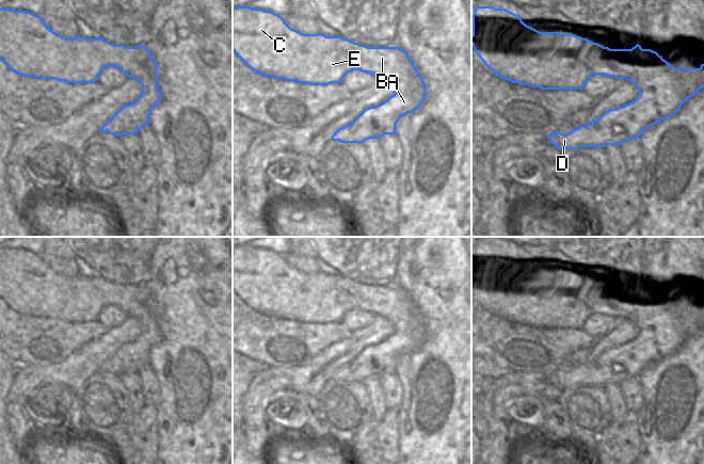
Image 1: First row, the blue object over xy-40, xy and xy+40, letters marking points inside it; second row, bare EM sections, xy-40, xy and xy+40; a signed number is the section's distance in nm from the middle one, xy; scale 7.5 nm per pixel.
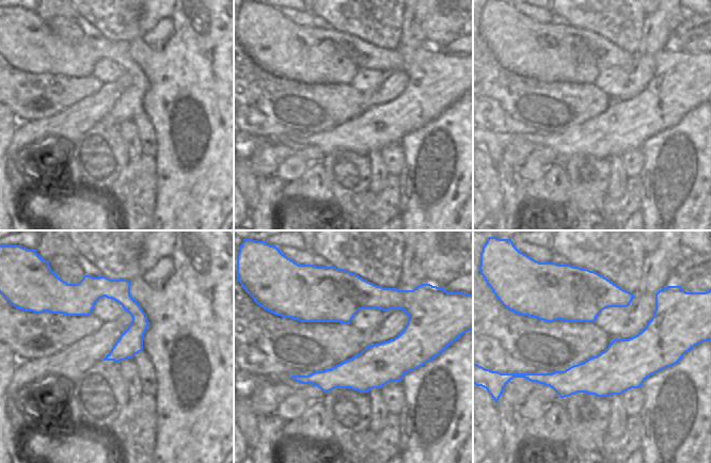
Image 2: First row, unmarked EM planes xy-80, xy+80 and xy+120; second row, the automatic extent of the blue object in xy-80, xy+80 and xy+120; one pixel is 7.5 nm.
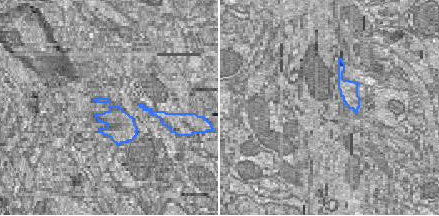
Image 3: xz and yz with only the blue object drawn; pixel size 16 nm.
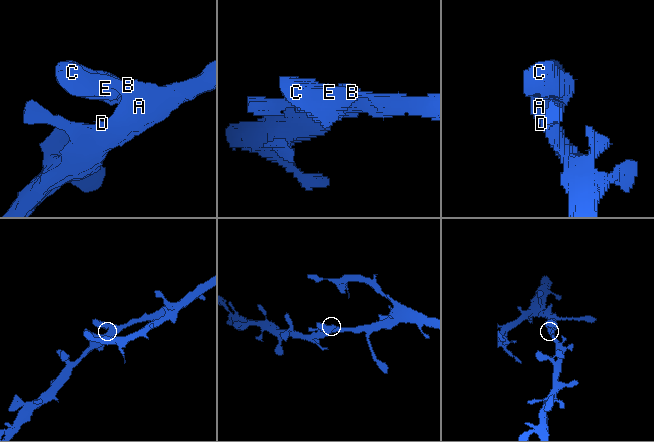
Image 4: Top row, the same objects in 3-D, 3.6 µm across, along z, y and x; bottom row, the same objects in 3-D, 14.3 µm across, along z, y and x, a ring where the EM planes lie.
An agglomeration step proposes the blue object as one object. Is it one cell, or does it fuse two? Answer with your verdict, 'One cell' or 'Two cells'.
One cell

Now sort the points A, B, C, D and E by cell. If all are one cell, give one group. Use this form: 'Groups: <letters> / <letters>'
Groups: A B C D E

